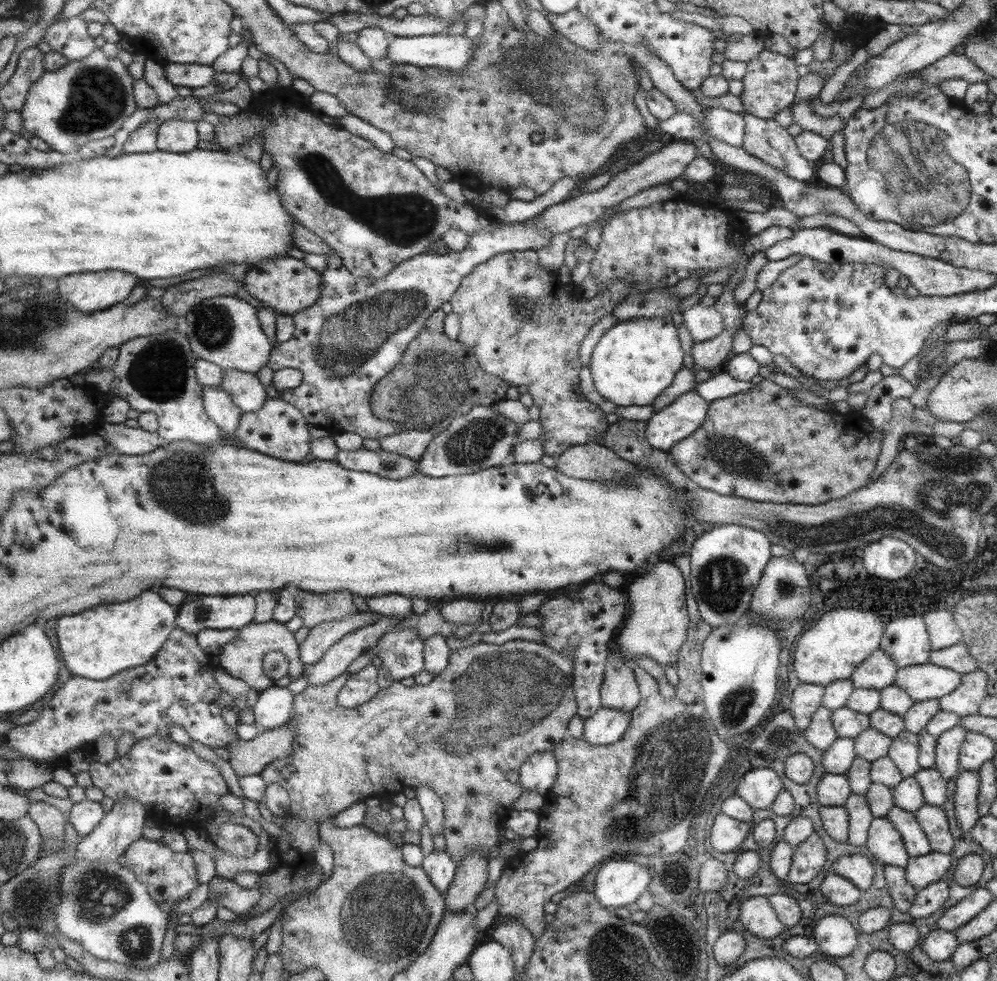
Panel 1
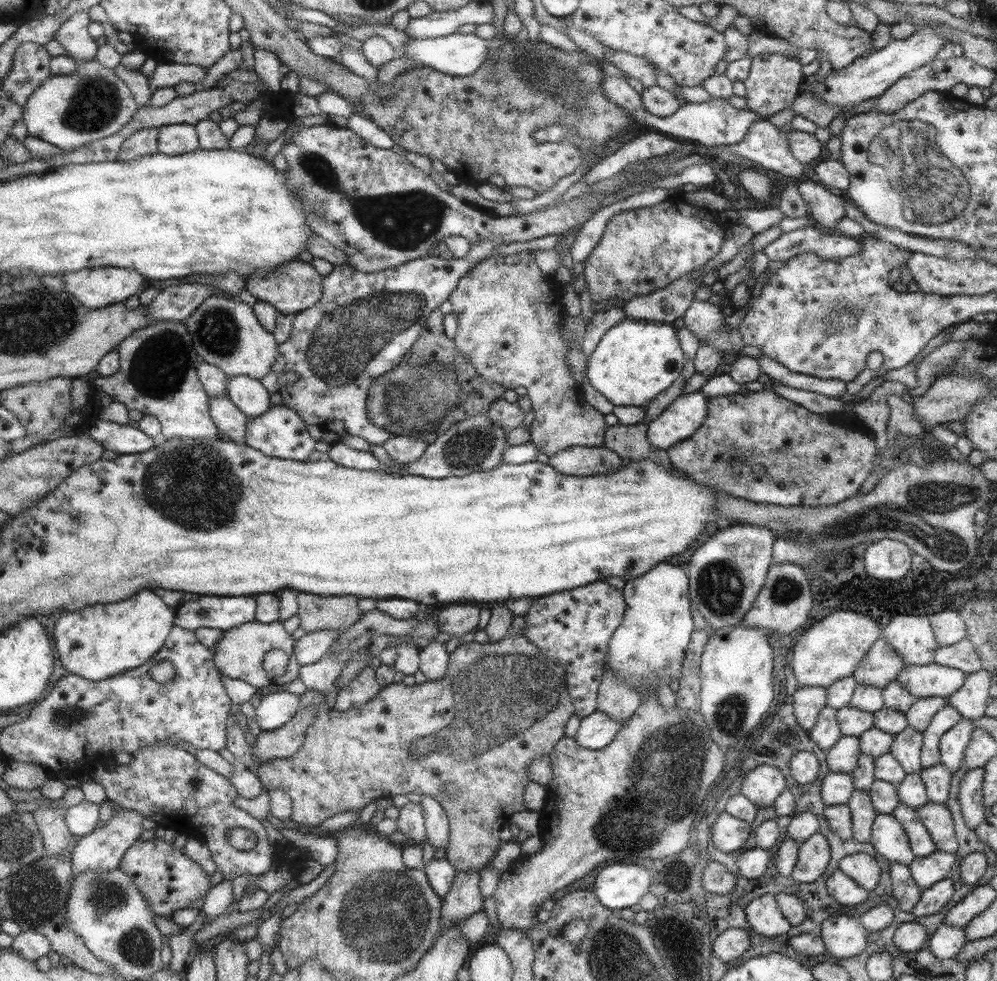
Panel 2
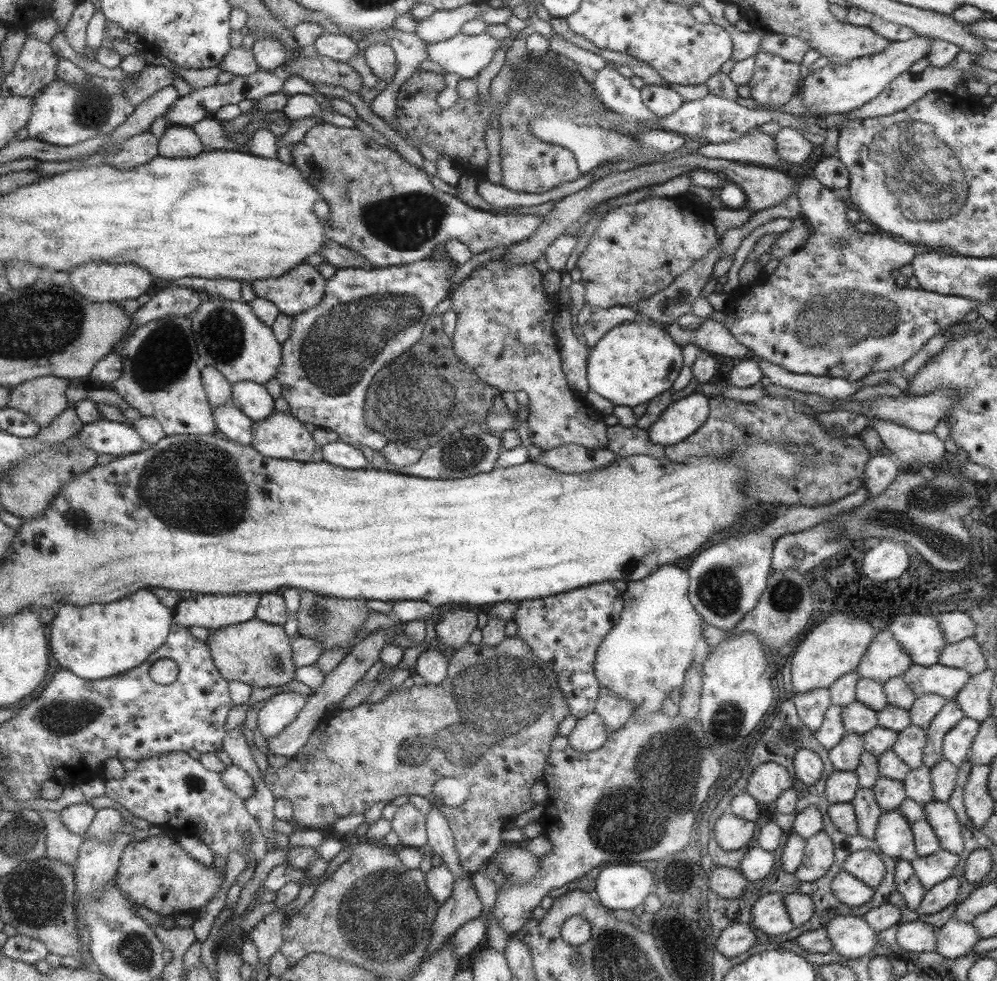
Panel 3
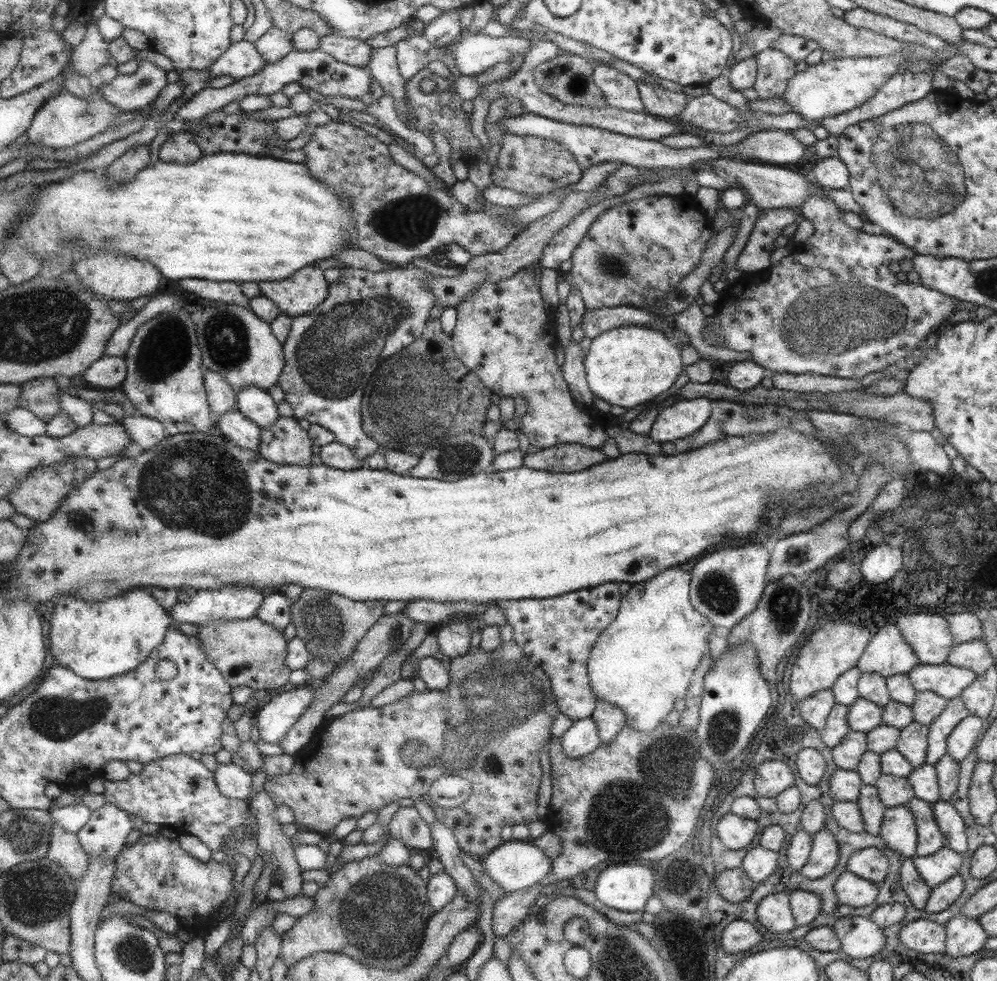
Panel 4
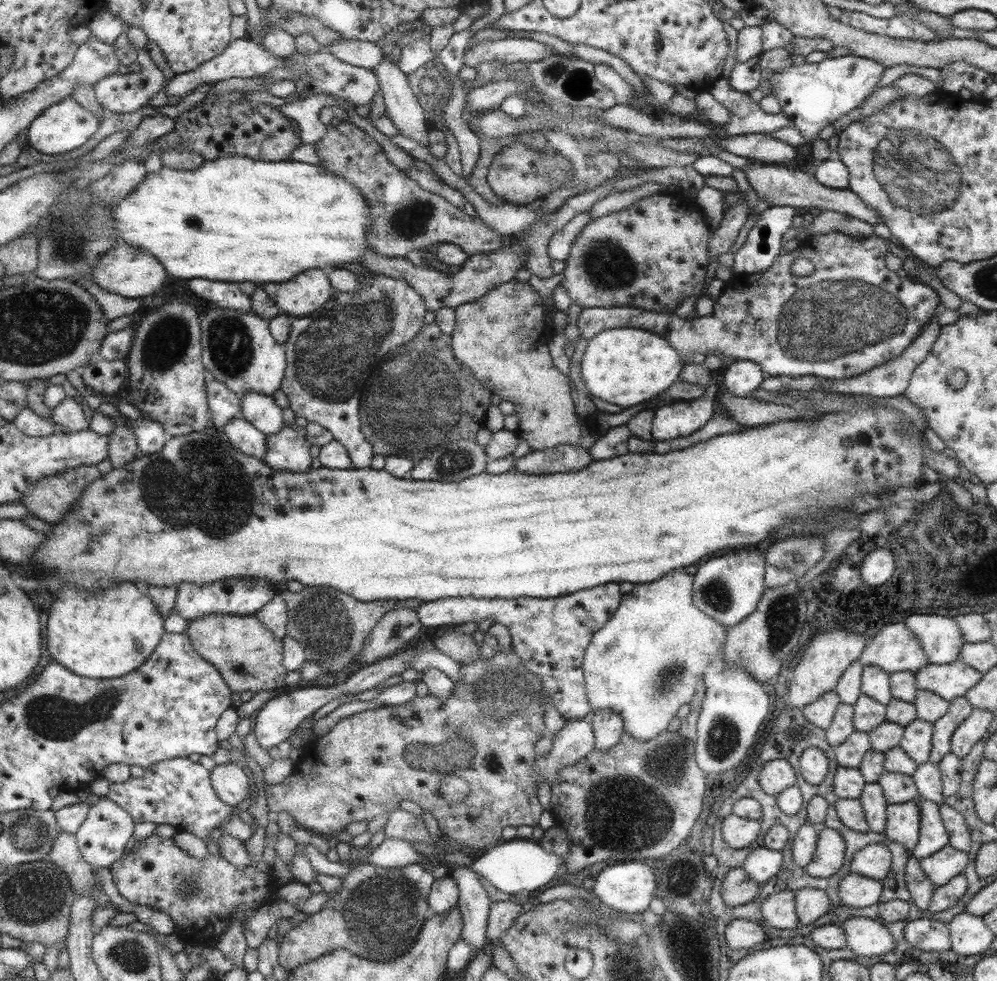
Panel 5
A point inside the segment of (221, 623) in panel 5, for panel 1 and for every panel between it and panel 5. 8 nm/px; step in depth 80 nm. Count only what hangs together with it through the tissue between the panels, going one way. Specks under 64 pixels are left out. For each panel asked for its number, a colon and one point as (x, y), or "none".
1: (243, 658)
2: (240, 654)
3: (244, 652)
4: (251, 652)

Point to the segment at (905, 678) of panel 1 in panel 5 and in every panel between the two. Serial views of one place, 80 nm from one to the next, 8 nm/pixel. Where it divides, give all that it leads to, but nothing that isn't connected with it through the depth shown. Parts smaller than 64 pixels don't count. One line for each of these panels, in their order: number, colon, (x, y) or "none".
2: (923, 681)
3: (935, 679)
4: (946, 681)
5: (948, 681)

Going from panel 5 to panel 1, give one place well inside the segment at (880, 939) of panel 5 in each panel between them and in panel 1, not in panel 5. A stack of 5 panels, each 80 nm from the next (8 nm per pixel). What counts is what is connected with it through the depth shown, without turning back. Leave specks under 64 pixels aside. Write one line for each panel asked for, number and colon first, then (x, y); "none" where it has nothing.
1: (835, 936)
2: (843, 937)
3: (851, 937)
4: (859, 938)

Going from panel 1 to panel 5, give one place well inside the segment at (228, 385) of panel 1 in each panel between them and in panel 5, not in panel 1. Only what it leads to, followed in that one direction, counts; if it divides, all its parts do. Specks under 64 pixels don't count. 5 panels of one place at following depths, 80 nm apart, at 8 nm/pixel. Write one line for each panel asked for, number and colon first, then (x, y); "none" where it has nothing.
2: (250, 394)
3: (254, 399)
4: (257, 403)
5: (261, 410)

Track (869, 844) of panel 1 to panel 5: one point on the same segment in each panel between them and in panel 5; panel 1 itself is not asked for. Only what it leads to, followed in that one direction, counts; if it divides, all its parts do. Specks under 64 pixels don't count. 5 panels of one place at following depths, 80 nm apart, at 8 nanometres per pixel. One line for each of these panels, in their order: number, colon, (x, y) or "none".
2: (888, 839)
3: (893, 836)
4: (897, 830)
5: (902, 821)

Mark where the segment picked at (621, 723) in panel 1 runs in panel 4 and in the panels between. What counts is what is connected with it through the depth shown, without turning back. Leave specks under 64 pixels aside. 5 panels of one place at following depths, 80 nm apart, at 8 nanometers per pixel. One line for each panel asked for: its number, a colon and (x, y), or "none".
2: (597, 730)
3: (589, 734)
4: (581, 737)

